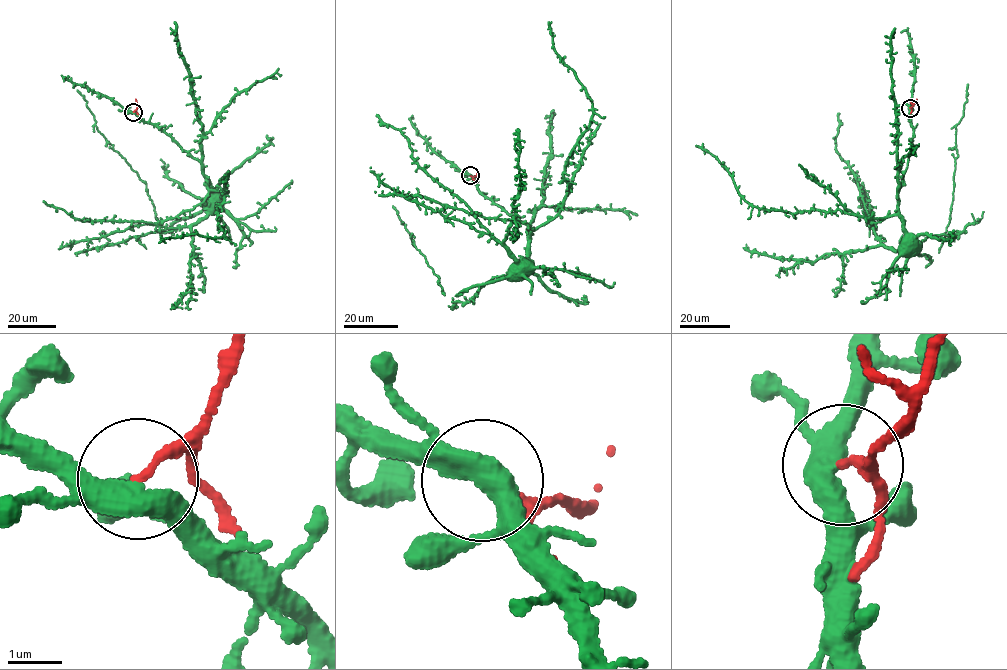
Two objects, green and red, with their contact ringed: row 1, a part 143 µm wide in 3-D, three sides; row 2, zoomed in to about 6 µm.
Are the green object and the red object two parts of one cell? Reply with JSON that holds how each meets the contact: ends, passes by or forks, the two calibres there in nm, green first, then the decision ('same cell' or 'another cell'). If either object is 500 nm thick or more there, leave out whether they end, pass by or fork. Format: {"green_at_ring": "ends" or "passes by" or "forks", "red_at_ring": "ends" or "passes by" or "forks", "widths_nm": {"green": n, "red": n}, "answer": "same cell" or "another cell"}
{"green_at_ring": "forks", "red_at_ring": "ends", "widths_nm": {"green": 360, "red": 170}, "answer": "another cell"}

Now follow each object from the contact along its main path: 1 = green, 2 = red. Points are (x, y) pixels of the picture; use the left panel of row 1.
1: (133, 112), (169, 134), (201, 164), (202, 175), (213, 193), (218, 210), (214, 204)
2: (133, 112), (138, 106), (135, 99)

